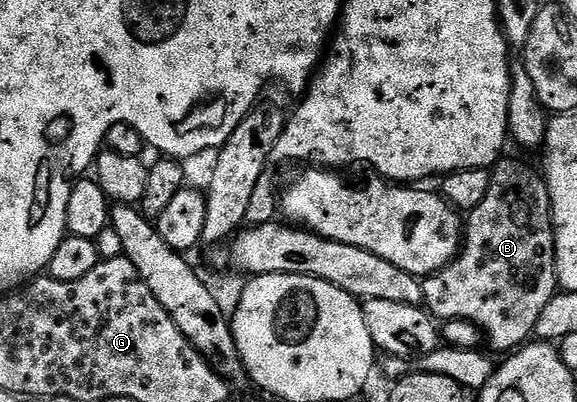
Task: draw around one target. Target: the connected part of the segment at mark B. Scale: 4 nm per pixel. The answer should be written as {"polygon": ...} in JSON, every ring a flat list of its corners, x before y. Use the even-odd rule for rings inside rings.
{"polygon":[[505,156,500,159,492,167,491,181,487,188,487,196,483,196,479,208,468,211,467,221,463,226,463,245,460,254,454,258,453,263,444,266,438,274,428,275,422,281,423,303,424,309,433,315,434,319,440,320,442,323,451,320,467,320,471,324,475,324,480,328,484,341,489,342,489,346,493,350,498,350,501,356,508,355,510,352,516,351,518,348,526,345,534,337,536,324,543,314,544,308,550,304,553,297,559,293,559,283,557,280,557,230,553,227,553,209,551,208,551,192,545,183,545,175,540,169,532,170,525,162,520,162,517,158,509,158]]}

